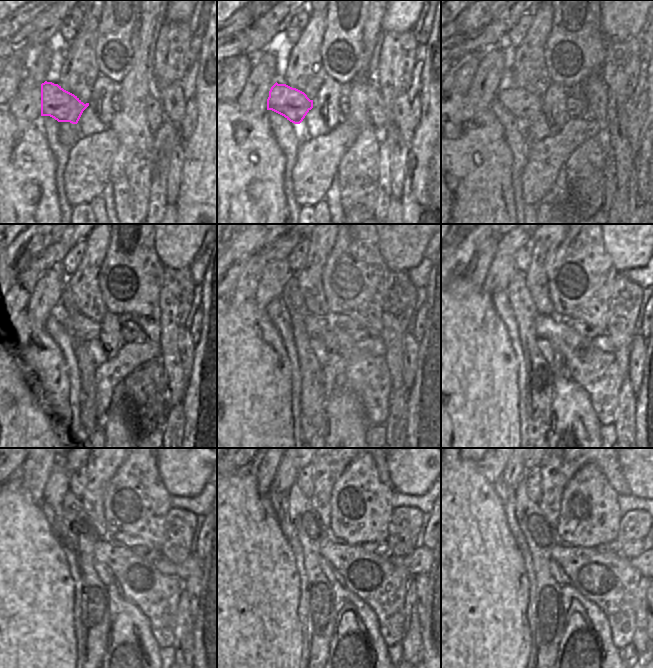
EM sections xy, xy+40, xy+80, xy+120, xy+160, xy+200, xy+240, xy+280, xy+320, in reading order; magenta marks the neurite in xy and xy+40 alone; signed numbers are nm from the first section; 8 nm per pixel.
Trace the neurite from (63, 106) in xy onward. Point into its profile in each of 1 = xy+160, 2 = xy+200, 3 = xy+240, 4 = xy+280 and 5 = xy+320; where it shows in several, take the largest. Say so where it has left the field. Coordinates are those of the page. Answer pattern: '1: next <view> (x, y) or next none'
1: next xy+160 (360, 365)
2: next xy+200 (583, 359)
3: next xy+240 (139, 581)
4: next xy+280 (375, 579)
5: next xy+320 (609, 580)

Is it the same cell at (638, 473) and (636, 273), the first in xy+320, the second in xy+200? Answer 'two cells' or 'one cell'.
two cells

